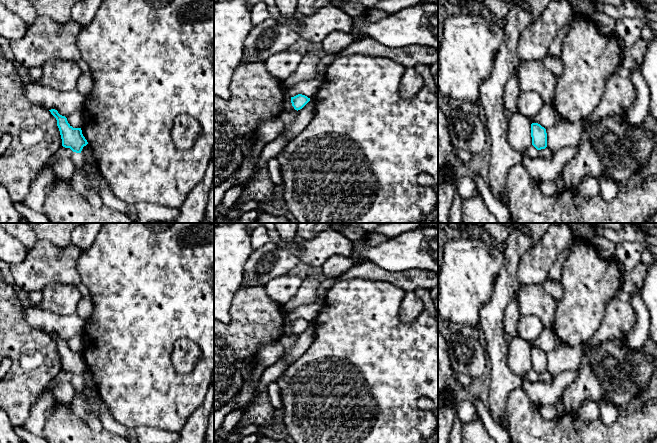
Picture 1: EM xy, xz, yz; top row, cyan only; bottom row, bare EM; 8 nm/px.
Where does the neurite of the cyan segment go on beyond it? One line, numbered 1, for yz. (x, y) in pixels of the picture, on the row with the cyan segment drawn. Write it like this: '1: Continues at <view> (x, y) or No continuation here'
1: No continuation here

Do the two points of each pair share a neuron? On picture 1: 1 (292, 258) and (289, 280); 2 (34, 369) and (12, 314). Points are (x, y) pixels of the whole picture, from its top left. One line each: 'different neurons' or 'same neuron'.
1: different neurons
2: same neuron

